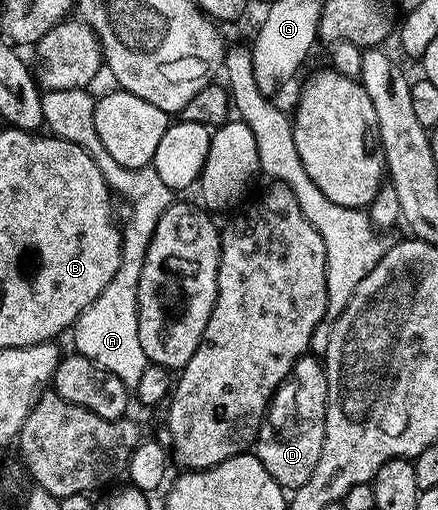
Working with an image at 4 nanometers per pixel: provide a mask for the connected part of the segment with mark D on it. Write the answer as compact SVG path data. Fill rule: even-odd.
M309 352L303 354L294 365L293 382L294 411L290 414L290 422L280 423L267 438L259 437L252 447L253 453L258 455L260 464L268 468L272 480L276 480L290 492L308 484L312 472L316 472L316 464L320 460L320 448L324 448L328 384L323 359Z

